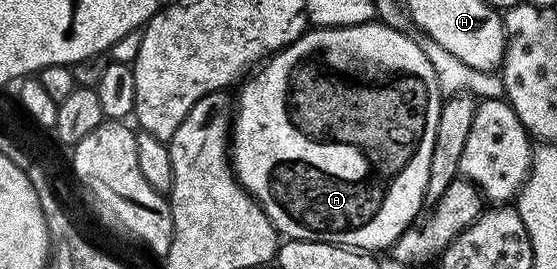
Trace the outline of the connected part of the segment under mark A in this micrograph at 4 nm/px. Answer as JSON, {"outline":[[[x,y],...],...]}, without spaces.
{"outline":[[[376,24],[343,25],[333,29],[309,28],[294,43],[273,53],[239,86],[240,98],[237,96],[234,101],[234,120],[230,130],[232,172],[239,179],[240,186],[252,194],[264,209],[264,214],[272,221],[277,234],[285,238],[294,241],[325,241],[331,245],[346,245],[349,249],[365,251],[387,250],[421,216],[425,208],[426,175],[430,175],[430,150],[434,148],[434,127],[438,127],[442,100],[440,81],[436,78],[431,59],[414,38],[407,37],[400,29]]]}

